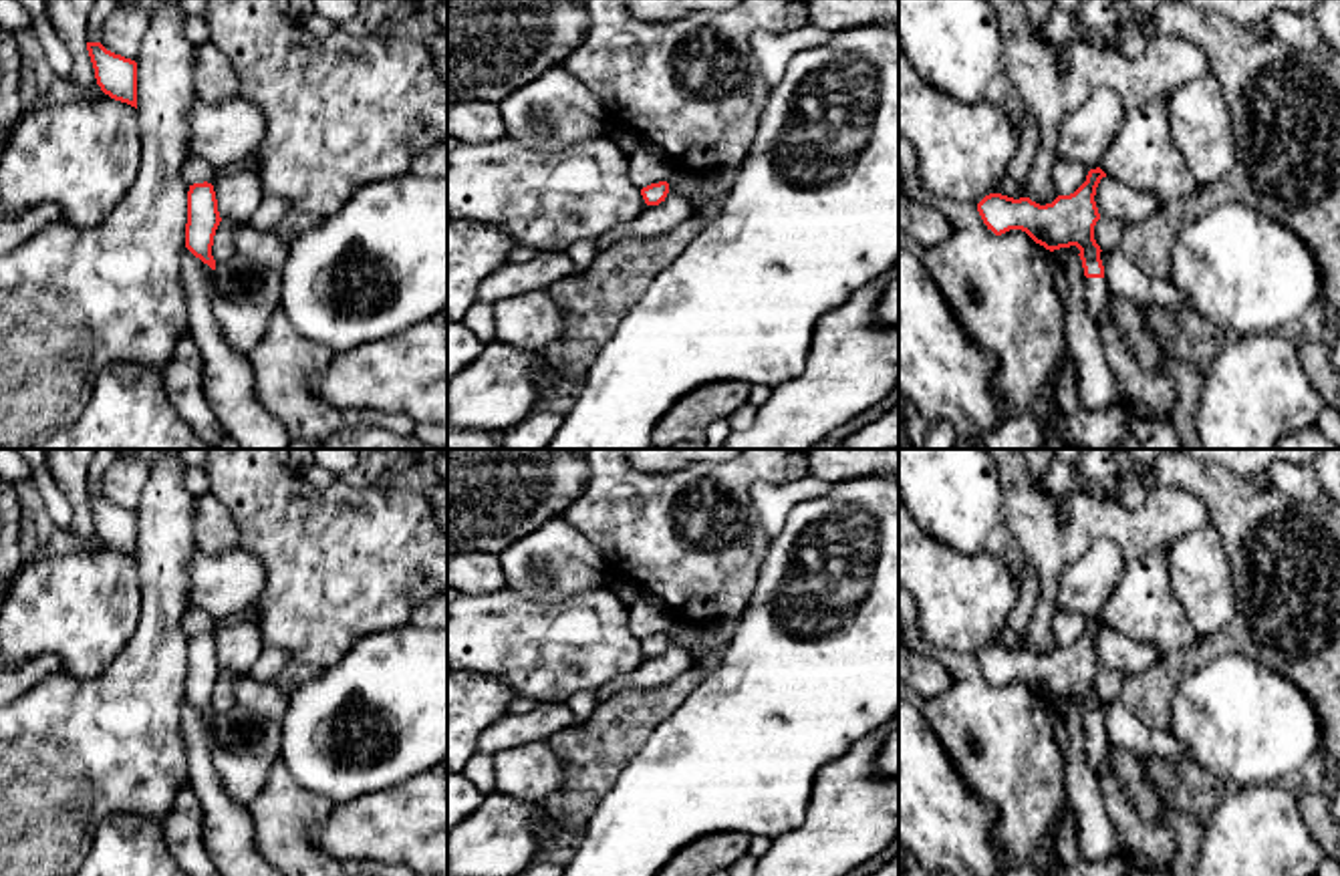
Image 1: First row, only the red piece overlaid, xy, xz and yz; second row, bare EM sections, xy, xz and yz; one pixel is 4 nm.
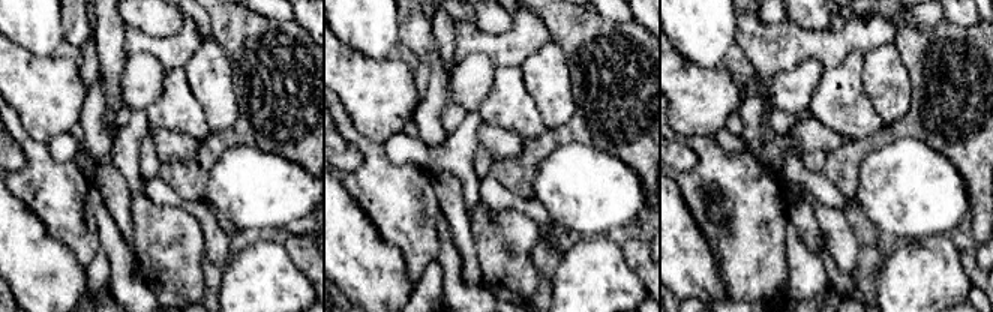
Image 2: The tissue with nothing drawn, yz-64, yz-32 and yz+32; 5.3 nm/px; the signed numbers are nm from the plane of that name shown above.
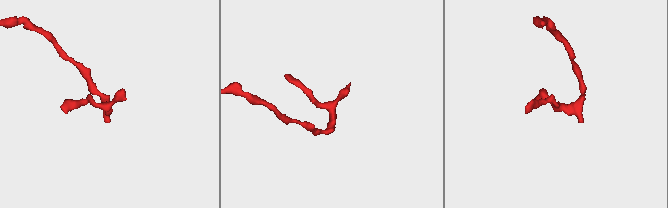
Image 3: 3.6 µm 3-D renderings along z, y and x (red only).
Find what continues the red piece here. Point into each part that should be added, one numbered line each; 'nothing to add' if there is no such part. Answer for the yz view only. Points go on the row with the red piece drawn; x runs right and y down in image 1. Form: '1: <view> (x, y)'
1: yz (1097, 290)

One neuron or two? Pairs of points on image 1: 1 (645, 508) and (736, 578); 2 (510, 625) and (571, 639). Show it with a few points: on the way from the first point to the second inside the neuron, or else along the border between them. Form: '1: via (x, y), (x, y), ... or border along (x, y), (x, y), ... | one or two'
1: via (667, 530), (686, 540), (714, 566) | one
2: via (524, 639), (557, 639) | one

